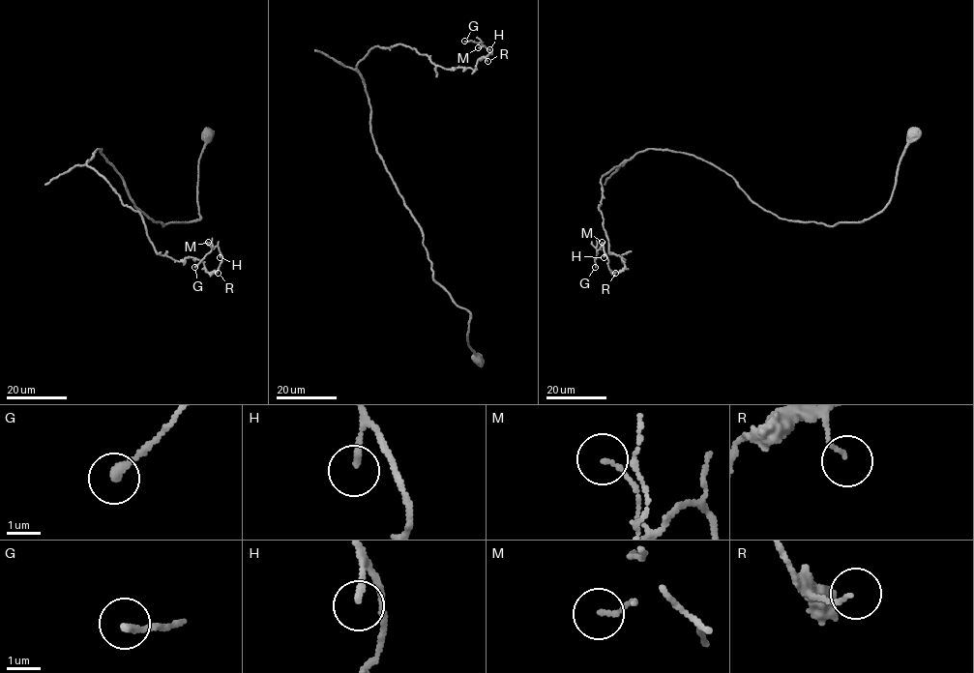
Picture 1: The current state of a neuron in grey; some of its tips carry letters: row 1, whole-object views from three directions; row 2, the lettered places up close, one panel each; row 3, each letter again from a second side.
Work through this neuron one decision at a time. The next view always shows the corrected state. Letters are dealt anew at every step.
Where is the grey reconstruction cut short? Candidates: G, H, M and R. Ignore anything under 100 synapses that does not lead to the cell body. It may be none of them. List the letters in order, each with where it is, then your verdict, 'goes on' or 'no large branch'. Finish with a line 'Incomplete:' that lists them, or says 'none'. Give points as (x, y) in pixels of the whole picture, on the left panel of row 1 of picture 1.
G: place (194, 267); no large branch
H: place (220, 257); no large branch
M: place (208, 242); no large branch
R: place (218, 273); no large branch
Incomplete: none

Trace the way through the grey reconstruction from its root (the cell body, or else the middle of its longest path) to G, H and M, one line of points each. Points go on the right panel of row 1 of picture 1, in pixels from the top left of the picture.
G: (913, 134), (890, 202), (833, 226), (638, 152), (601, 179), (625, 266), (602, 246), (595, 267)
H: (913, 134), (890, 202), (833, 226), (779, 218), (693, 156), (638, 152), (601, 179), (625, 266), (604, 257)
M: (913, 134), (890, 202), (833, 226), (779, 218), (693, 156), (638, 152), (601, 179), (619, 272), (602, 242)

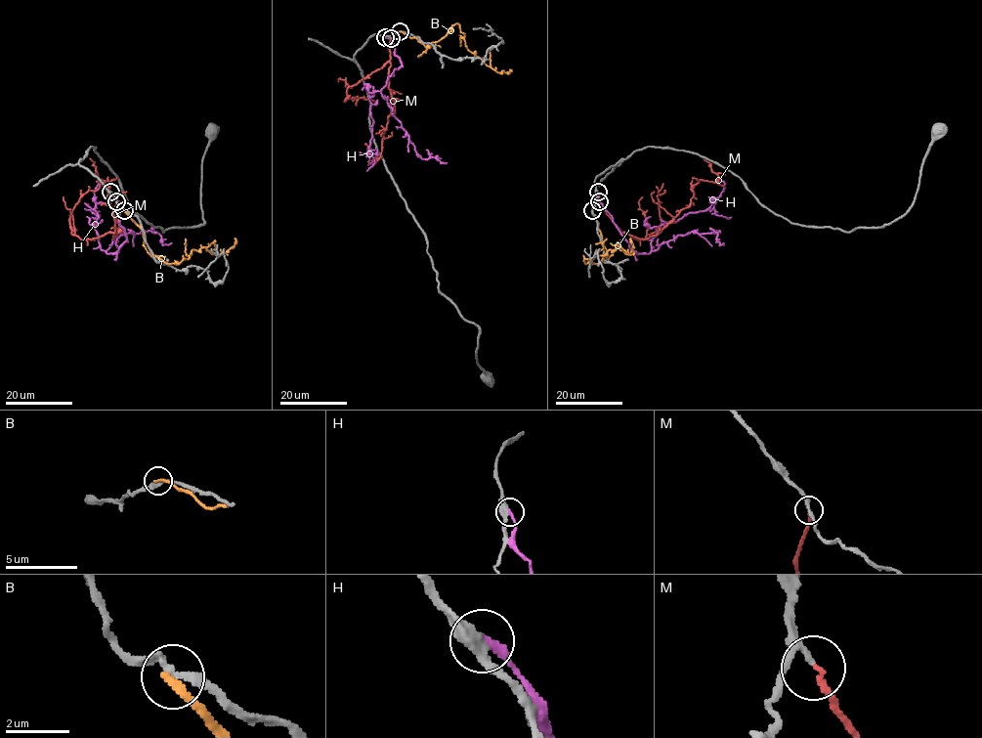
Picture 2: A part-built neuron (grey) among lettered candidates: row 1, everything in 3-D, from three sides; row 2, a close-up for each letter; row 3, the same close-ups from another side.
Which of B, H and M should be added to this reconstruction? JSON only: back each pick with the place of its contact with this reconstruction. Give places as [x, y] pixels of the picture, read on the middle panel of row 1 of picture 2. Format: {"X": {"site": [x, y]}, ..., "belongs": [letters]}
{"M": {"site": [391, 38]}, "belongs": ["M"]}

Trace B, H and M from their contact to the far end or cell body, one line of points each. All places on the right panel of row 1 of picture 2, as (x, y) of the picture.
B: (592, 210), (607, 254), (599, 263), (586, 263), (586, 258), (617, 247), (631, 254), (633, 245), (629, 238)
H: (598, 193), (629, 248), (638, 253), (649, 253), (660, 226), (690, 212), (714, 210), (731, 216)
M: (599, 201), (622, 233), (647, 239), (690, 205), (693, 188), (701, 180), (716, 182), (719, 177), (704, 159)

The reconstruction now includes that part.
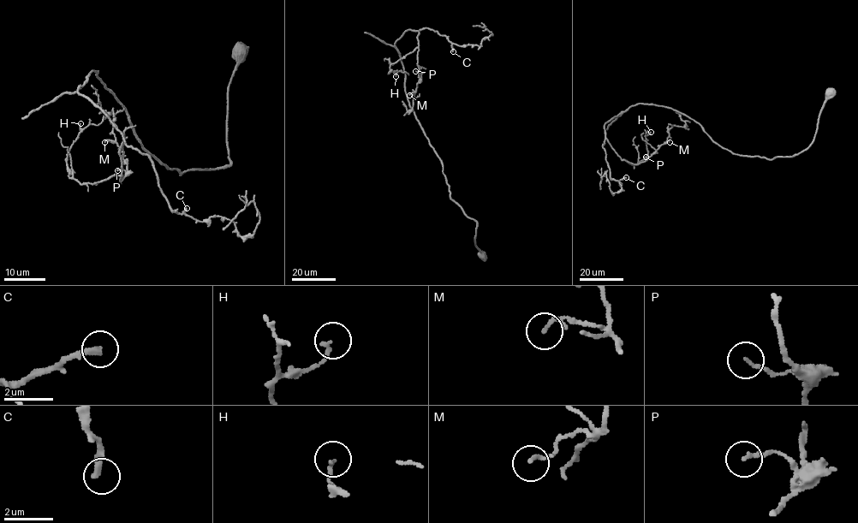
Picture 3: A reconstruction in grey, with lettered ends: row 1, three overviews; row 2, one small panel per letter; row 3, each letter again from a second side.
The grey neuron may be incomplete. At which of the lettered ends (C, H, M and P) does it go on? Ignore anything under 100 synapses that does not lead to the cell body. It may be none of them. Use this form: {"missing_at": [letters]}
{"missing_at": ["C"]}

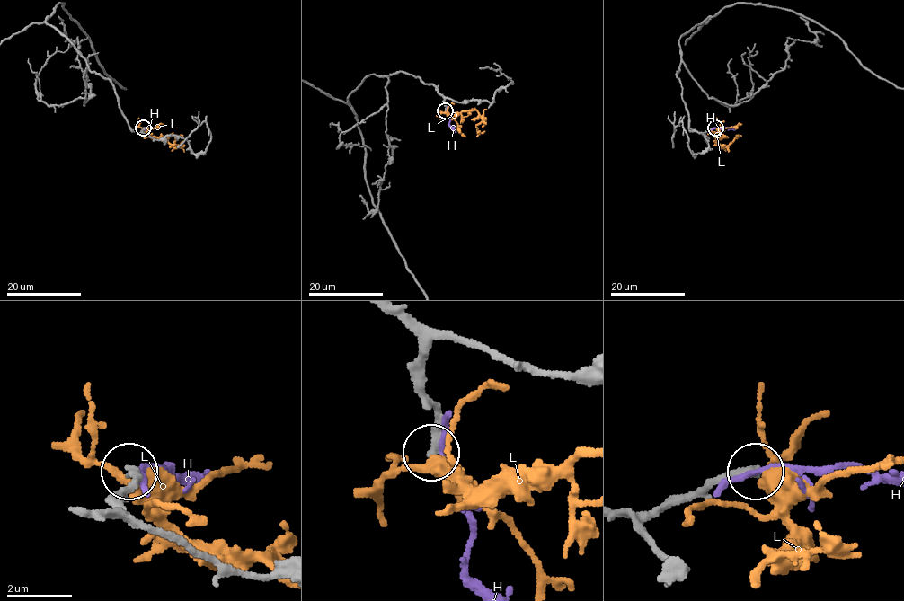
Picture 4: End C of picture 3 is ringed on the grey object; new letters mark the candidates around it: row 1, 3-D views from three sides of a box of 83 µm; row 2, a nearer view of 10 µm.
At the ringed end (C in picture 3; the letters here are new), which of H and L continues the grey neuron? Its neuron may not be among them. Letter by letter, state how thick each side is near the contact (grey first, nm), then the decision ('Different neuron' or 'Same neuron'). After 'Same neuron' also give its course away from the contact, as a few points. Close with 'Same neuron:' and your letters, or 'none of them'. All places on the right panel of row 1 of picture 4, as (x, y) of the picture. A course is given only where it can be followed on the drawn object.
H: Thickness 320 nm (grey) against 240 nm. Different neuron
L: Thickness 240 nm (grey) against 400 nm. Different neuron
Same neuron: none of them

